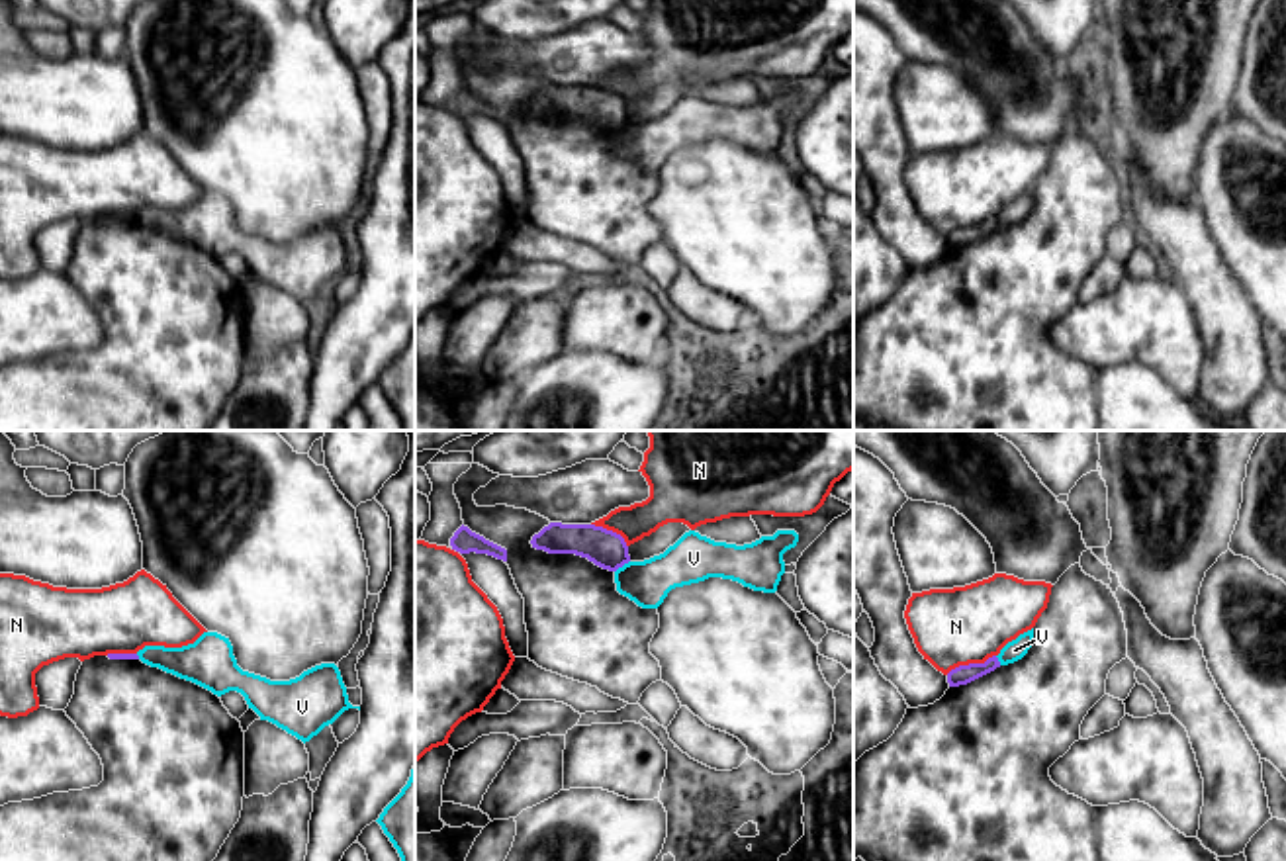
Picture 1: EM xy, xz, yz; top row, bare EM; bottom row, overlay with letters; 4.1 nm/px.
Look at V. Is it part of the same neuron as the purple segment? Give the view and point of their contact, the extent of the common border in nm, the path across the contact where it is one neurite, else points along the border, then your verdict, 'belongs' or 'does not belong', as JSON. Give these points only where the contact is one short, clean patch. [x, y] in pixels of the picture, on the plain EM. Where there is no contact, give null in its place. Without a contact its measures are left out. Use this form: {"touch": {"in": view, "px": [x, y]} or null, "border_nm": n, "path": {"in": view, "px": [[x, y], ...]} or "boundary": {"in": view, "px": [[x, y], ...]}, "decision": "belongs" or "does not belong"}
{"touch": {"in": "xz", "px": [621, 128]}, "border_nm": 80, "boundary": {"in": "xz", "px": [[629, 122], [615, 134]]}, "decision": "does not belong"}

